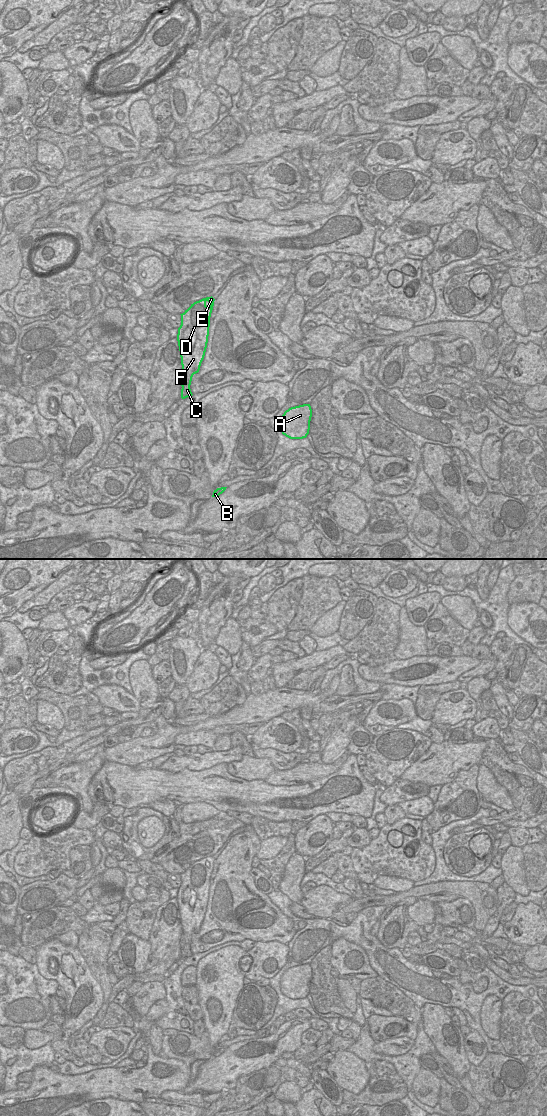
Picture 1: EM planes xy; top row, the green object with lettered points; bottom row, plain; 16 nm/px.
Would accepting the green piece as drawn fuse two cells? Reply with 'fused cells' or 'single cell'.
fused cells

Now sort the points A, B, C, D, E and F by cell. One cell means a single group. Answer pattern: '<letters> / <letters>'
A C D E F / B

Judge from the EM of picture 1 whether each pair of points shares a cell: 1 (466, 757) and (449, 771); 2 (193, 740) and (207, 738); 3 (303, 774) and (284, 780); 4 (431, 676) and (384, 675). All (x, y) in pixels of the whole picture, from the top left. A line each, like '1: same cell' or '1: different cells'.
1: same cell
2: same cell
3: same cell
4: same cell

